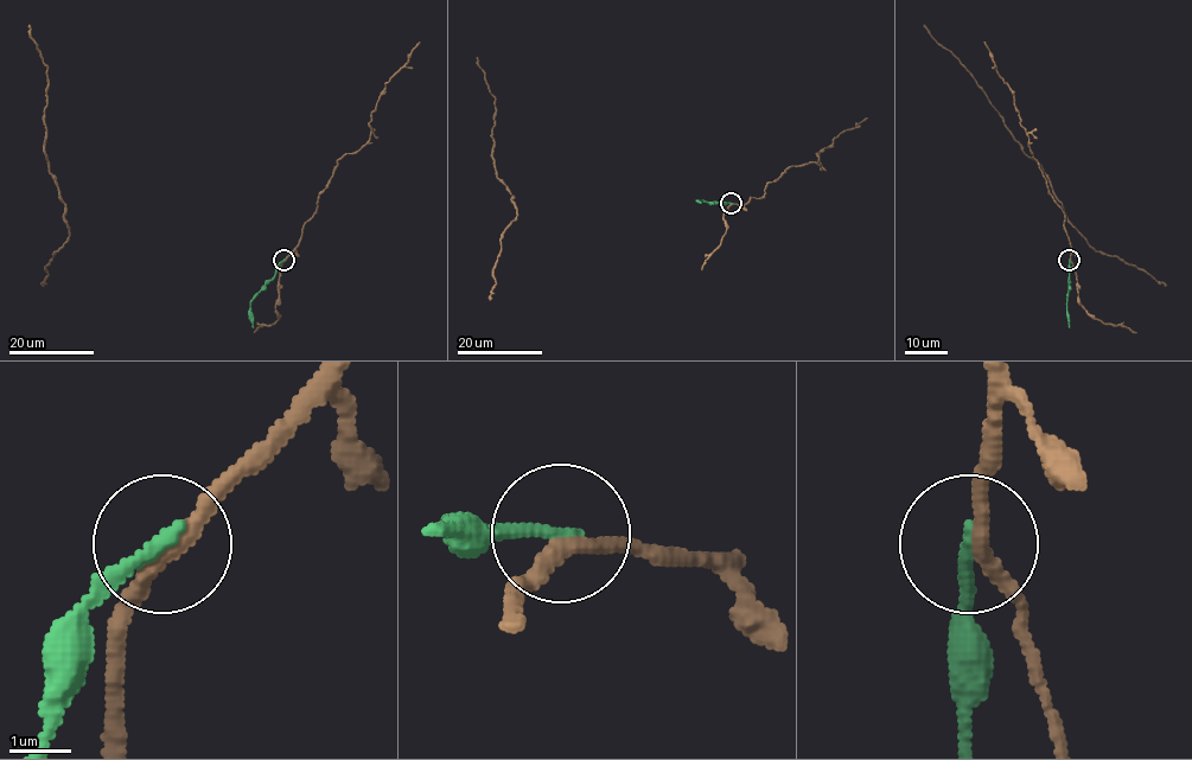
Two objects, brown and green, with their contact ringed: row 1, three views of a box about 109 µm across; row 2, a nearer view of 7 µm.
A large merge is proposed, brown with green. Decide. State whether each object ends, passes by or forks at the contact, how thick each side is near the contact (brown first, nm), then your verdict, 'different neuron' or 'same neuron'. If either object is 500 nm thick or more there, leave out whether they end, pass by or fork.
brown passes by; green ends there; 260 nm thick on the brown side, 220 nm on the other; different neuron

